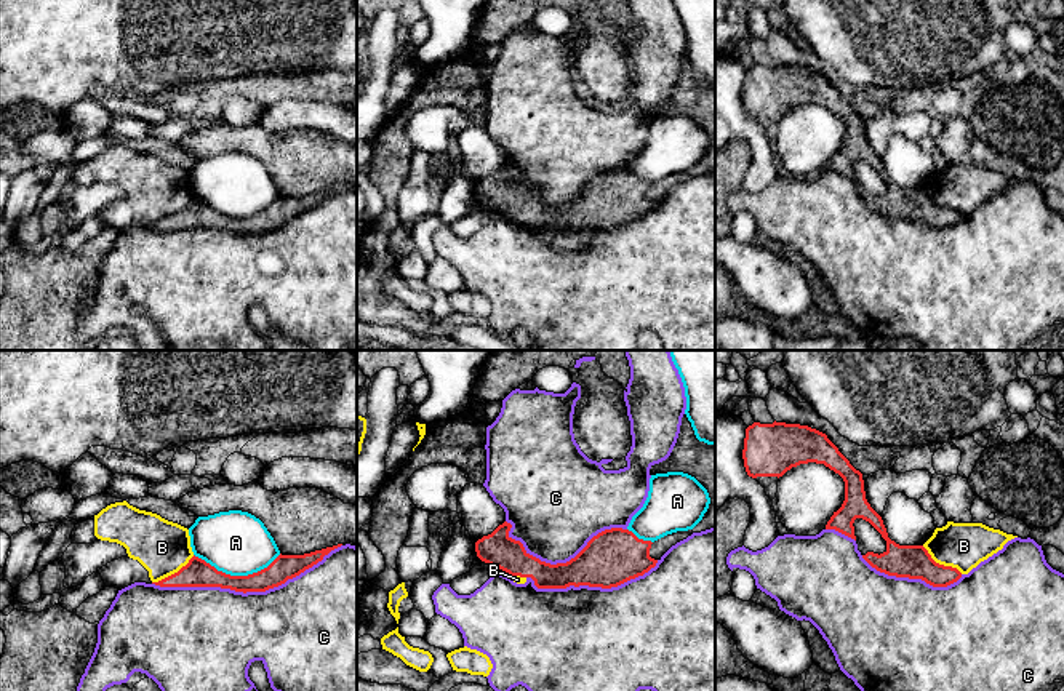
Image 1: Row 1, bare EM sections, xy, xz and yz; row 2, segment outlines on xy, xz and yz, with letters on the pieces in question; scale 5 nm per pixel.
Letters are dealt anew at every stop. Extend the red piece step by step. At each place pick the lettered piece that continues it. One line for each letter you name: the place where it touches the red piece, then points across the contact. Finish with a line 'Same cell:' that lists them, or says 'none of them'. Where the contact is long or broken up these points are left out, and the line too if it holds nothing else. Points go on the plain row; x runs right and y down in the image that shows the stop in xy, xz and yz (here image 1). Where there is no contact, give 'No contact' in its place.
Same cell: none of them

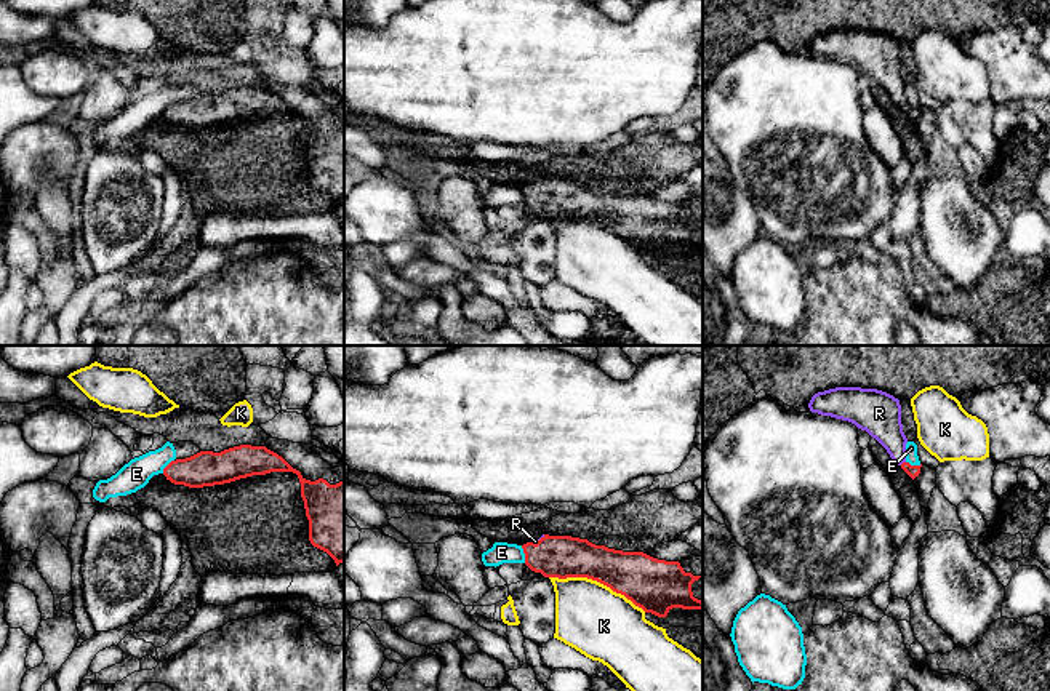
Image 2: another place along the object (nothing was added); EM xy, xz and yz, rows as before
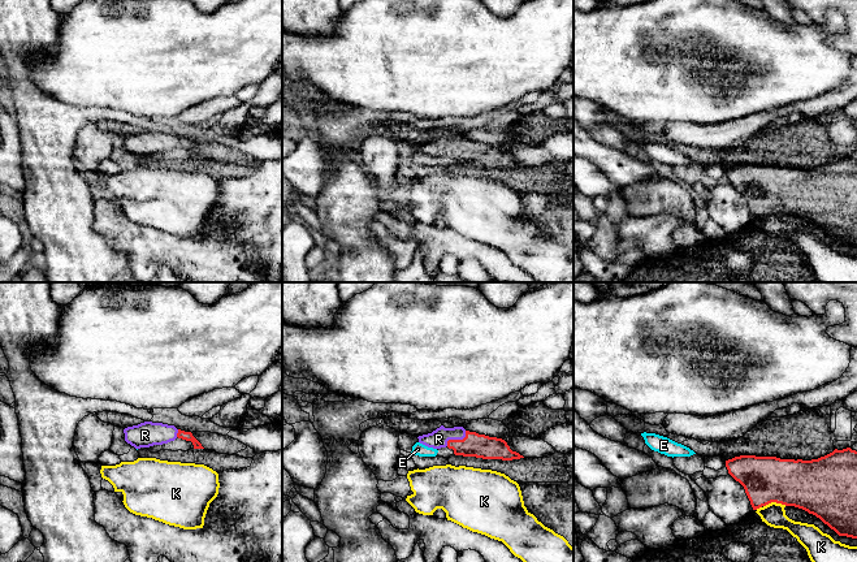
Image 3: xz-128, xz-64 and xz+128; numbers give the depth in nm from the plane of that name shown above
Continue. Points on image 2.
R: Touches red at yz (903, 104). Path across: yz (913, 112), (903, 104), (895, 83), (881, 61)
Same cell: R

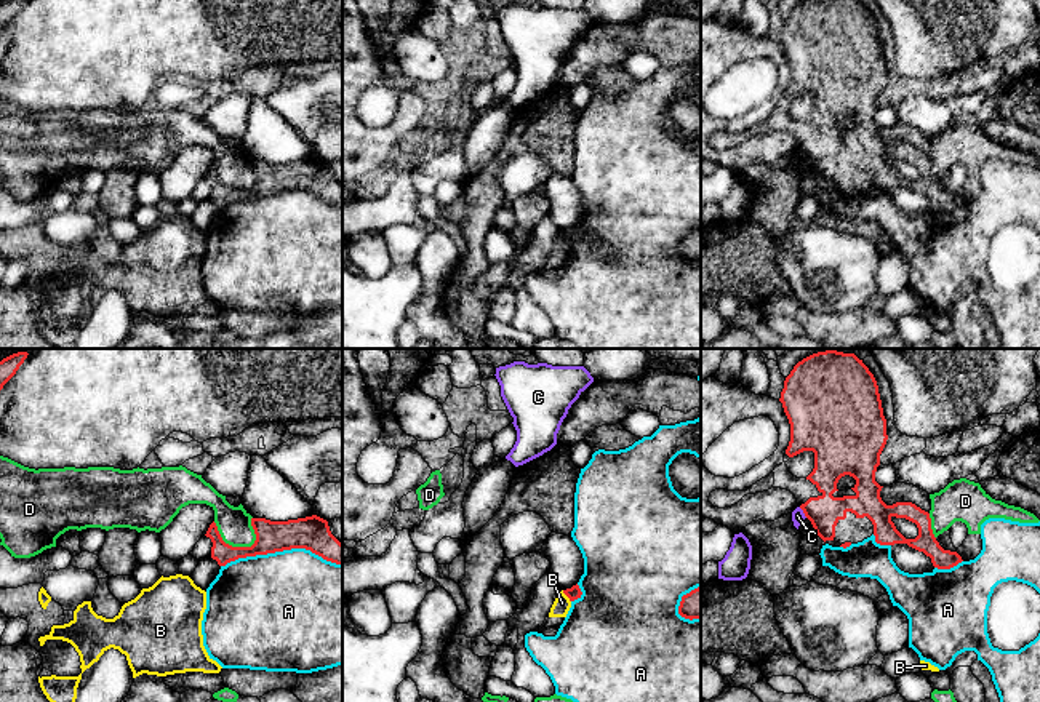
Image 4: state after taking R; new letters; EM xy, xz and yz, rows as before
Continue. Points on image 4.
Same cell: none of them

